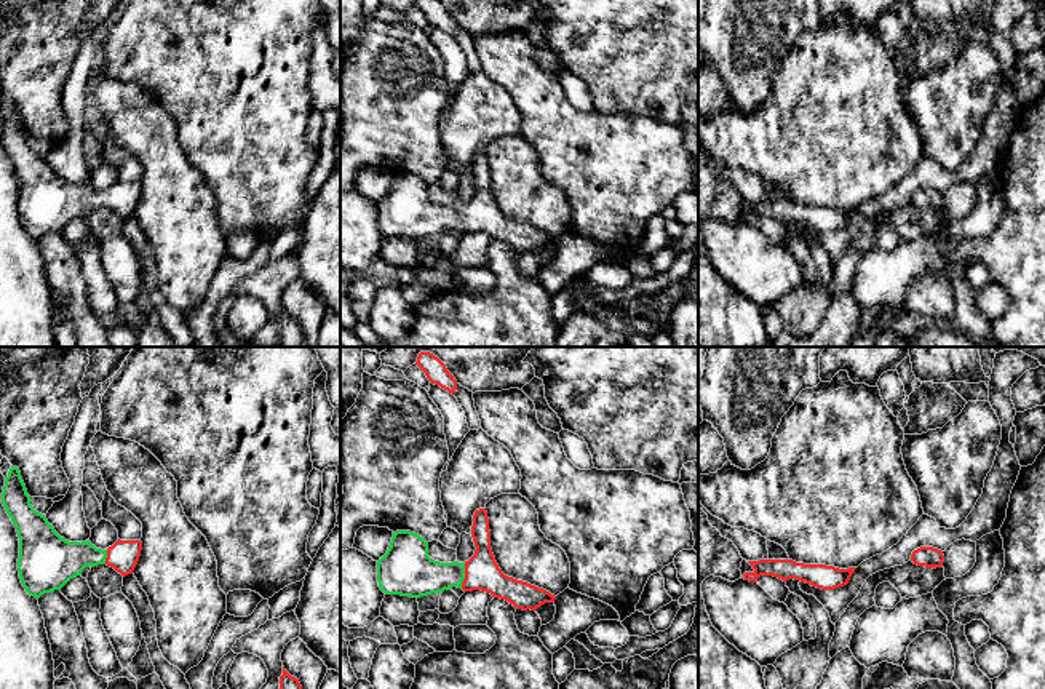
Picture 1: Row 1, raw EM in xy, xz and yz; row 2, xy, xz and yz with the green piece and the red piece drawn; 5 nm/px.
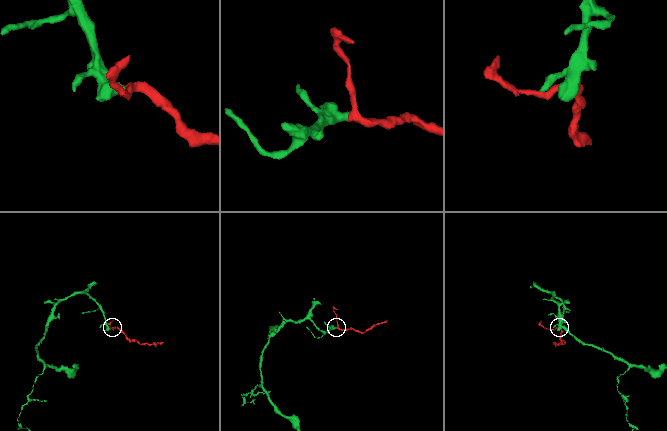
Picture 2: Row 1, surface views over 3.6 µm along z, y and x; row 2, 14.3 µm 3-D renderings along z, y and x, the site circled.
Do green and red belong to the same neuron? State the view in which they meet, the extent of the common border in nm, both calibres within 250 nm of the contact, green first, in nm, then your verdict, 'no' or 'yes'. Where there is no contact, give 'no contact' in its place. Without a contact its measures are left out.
meets green in xz; contact 130 nm long; 220 nm thick on the green side, 180 nm on the other; yes

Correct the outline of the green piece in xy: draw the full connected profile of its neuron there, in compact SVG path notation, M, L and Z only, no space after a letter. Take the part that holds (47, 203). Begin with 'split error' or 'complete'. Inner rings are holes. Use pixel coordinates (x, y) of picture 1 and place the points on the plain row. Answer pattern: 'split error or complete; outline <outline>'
split error; outline M18 109L10 110L5 120L2 134L2 145L11 160L18 179L19 179L19 200L18 213L22 229L30 238L37 241L54 232L61 232L70 221L81 216L86 208L107 206L120 214L123 219L133 216L142 192L141 182L117 182L107 192L96 190L89 182L86 184L69 184L61 179L54 169L48 165L46 158L38 155L30 147L30 137L27 136L26 126L21 120Z

